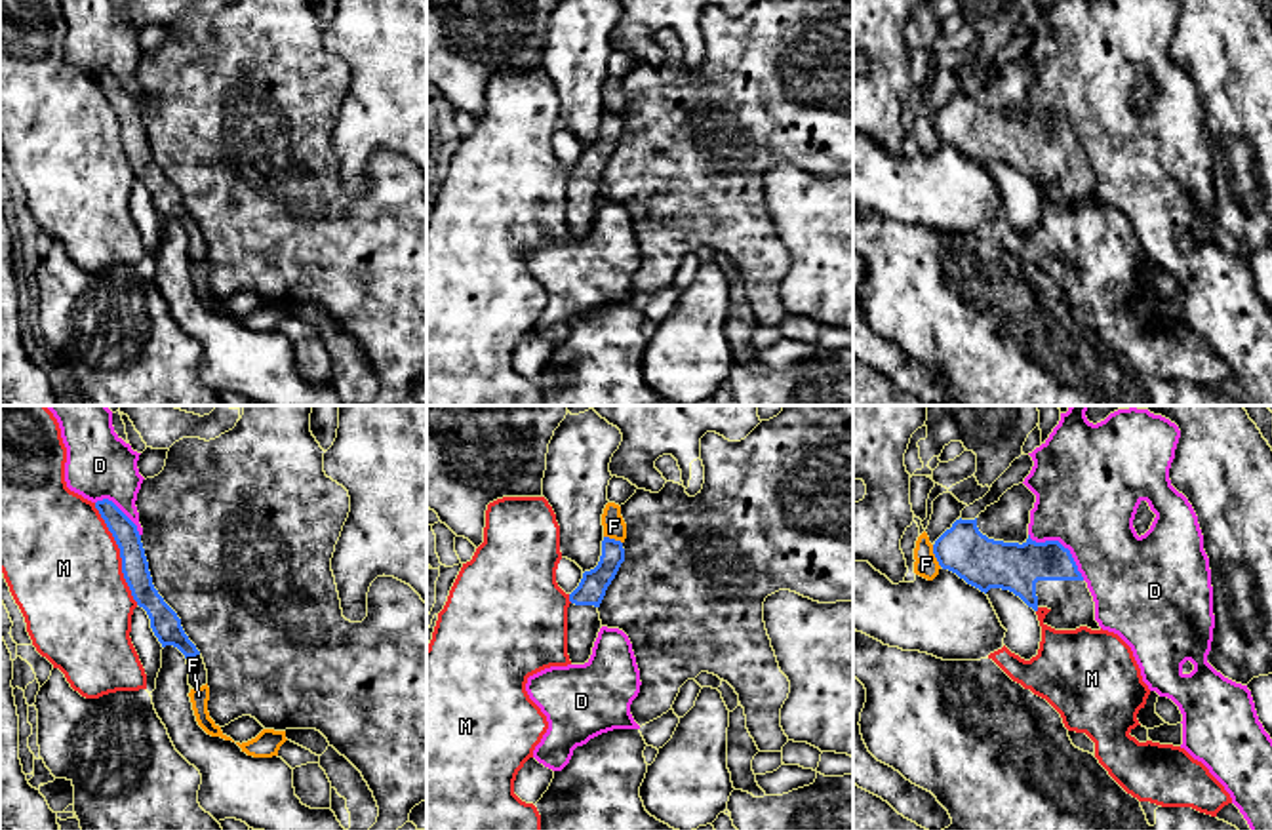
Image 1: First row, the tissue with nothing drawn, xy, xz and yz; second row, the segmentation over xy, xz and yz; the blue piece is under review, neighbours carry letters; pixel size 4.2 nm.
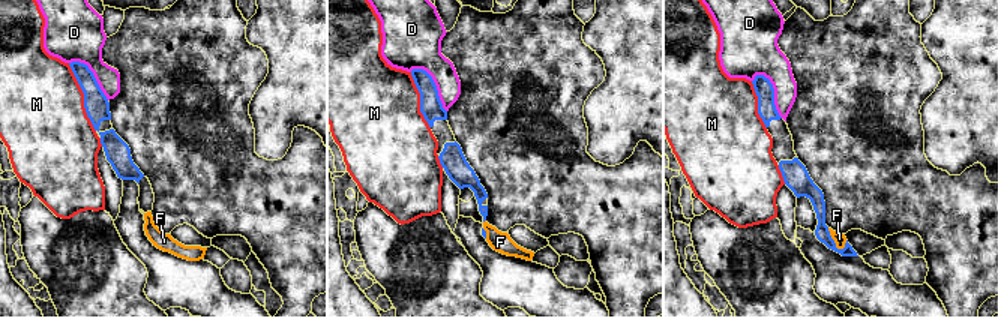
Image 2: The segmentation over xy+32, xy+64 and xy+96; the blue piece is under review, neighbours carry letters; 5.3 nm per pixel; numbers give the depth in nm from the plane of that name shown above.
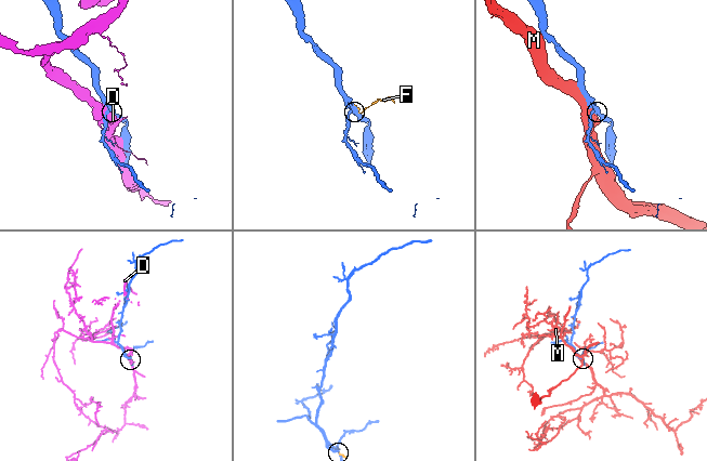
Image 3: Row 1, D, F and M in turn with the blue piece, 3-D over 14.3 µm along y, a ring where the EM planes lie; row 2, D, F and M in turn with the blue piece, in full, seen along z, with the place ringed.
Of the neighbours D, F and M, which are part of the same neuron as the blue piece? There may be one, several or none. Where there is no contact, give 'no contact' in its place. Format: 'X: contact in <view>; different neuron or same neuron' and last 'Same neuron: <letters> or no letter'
D: contact in yz; different neuron
F: contact in yz; different neuron
M: contact in xy; different neuron
Same neuron: no letter

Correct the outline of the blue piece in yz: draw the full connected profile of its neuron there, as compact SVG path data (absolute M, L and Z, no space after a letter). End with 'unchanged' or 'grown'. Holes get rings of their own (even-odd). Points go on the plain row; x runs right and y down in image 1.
M960 91L935 114L933 128L943 143L984 168L1002 162L1034 185L1047 181L1043 198L1055 204L1101 204L1087 156L1059 114L994 114L979 105L977 91Z | grown

